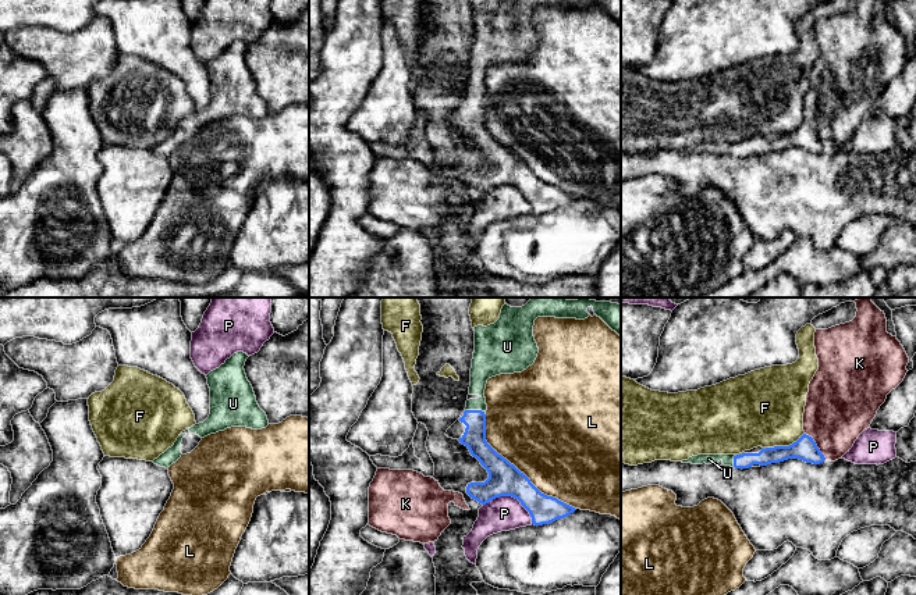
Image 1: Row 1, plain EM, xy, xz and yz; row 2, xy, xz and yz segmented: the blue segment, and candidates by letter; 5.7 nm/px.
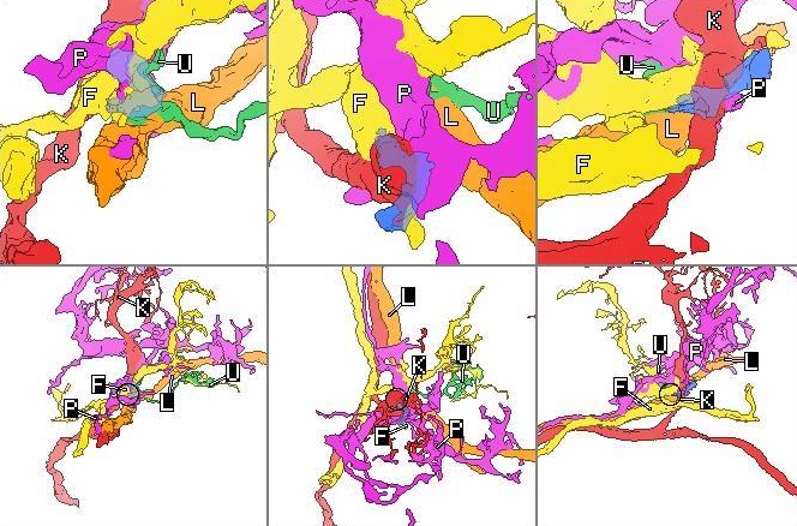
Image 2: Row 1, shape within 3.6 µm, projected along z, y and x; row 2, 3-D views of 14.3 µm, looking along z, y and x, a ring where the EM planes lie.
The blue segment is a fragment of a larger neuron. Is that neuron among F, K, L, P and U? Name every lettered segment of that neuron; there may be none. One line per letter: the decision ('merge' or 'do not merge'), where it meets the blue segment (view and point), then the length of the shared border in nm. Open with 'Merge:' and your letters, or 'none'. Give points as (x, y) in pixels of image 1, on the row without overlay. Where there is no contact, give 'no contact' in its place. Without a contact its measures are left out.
Merge: U
F: do not merge; meets blue in yz at (784, 135); contact 240 nm long
K: do not merge; meets blue in yz at (816, 134); contact 200 nm long
L: do not merge; meets blue in xz at (517, 157); contact 750 nm long
P: do not merge; meets blue in xz at (512, 185); contact 300 nm long
U: merge; meets blue in xz at (475, 99); contact 120 nm long

